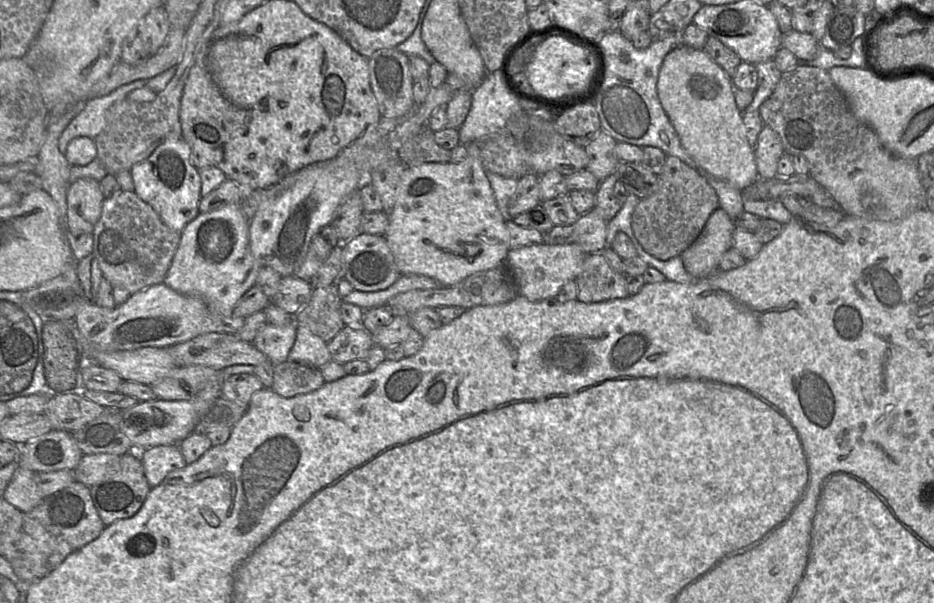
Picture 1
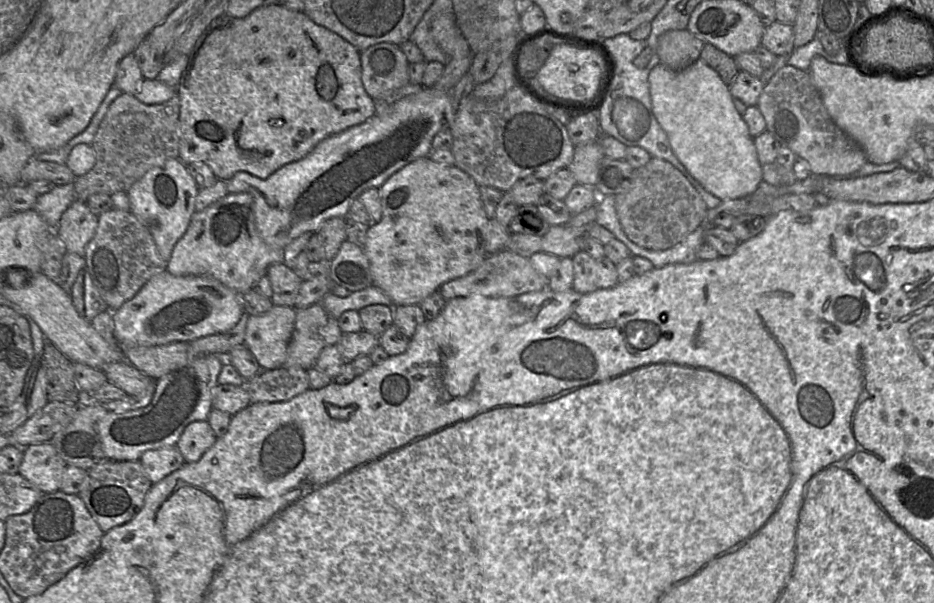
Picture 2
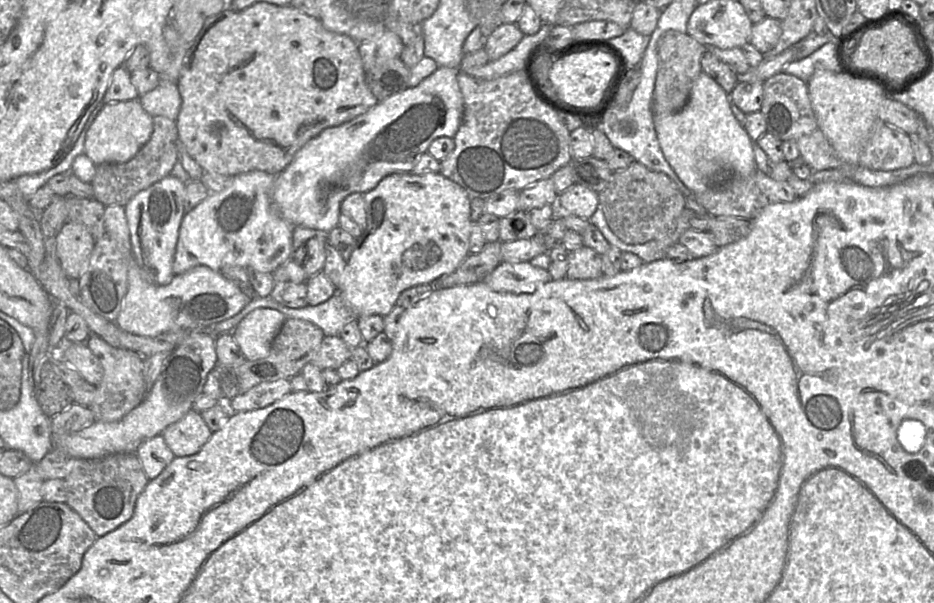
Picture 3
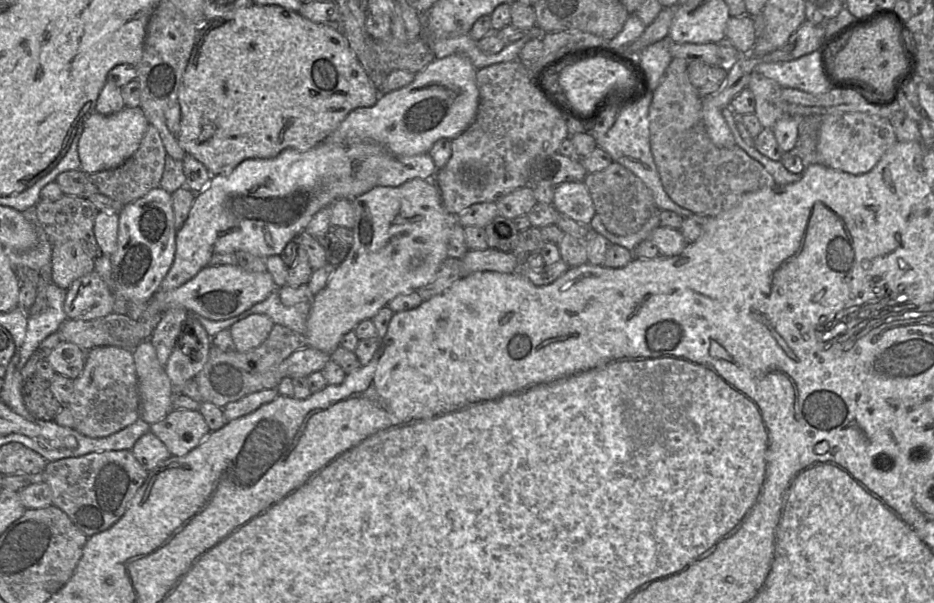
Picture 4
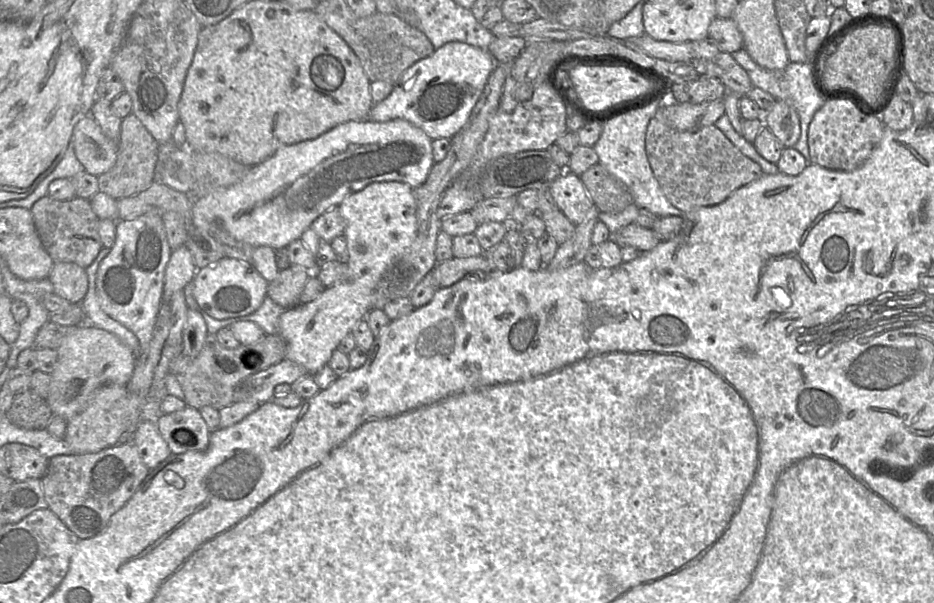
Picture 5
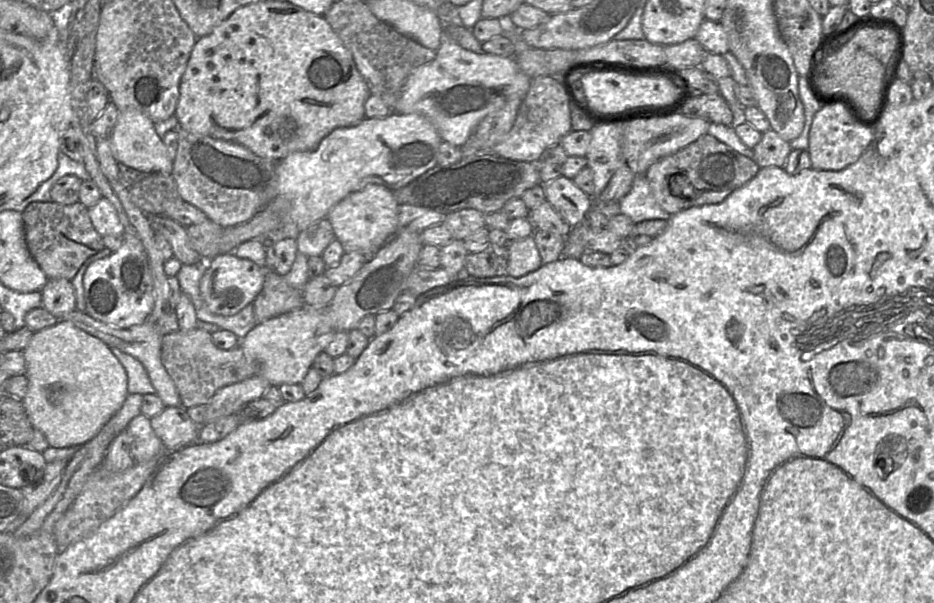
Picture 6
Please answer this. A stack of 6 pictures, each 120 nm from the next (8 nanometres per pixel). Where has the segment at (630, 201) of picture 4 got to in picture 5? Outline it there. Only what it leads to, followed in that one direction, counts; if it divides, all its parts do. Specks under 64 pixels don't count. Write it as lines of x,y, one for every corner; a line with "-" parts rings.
599,163
579,177
599,212
618,213
633,204
628,188

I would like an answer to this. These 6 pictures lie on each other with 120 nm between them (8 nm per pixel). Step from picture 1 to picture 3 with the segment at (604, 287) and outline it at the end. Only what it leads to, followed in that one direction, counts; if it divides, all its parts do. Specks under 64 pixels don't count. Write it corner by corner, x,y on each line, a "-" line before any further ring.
587,246
569,252
566,277
575,280
599,278
603,275
602,255

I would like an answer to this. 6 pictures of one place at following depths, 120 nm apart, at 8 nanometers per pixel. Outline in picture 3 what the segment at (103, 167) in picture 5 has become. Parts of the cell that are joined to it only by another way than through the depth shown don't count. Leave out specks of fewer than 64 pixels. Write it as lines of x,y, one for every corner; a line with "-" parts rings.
139,99
108,103
96,116
86,133
84,154
96,166
127,162
149,140
152,131
152,116
143,109

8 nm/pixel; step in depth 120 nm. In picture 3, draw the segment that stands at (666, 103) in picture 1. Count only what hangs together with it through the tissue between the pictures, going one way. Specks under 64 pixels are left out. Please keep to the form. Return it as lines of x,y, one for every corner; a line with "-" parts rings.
704,72
693,82
684,108
670,116
654,113
653,123
664,158
680,181
693,193
702,193
716,186
713,178
721,169
738,177
747,177
756,169
753,141
734,117
729,95

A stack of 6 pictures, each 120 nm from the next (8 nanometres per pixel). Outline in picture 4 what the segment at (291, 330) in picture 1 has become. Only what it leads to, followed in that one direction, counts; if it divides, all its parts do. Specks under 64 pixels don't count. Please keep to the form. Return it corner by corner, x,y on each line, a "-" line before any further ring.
251,314
229,329
235,343
236,351
248,352
259,347
269,336
275,323
264,314

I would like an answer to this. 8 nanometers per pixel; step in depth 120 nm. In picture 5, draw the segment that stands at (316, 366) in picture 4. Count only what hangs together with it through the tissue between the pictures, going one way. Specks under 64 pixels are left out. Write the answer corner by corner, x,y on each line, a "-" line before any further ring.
283,359
242,380
234,389
233,403
250,401
261,405
274,397
273,392
277,385
292,385
306,375
308,374
302,366

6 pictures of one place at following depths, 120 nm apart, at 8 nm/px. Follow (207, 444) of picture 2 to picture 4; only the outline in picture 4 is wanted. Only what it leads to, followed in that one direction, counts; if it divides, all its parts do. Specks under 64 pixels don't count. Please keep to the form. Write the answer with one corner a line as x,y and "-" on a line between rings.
173,409
163,419
150,424
150,431
165,444
172,456
187,454
211,432
198,409

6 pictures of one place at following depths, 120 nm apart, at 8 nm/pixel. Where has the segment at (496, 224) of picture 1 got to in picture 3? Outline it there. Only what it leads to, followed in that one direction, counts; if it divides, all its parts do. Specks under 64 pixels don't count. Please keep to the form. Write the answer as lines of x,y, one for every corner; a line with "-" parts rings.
440,173
391,174
383,178
374,189
364,193
363,199
366,226
356,238
337,289
357,320
361,316
384,317
395,307
404,290
431,284
441,276
452,273
470,254
469,241
473,226
470,218
471,199
468,194
460,185

